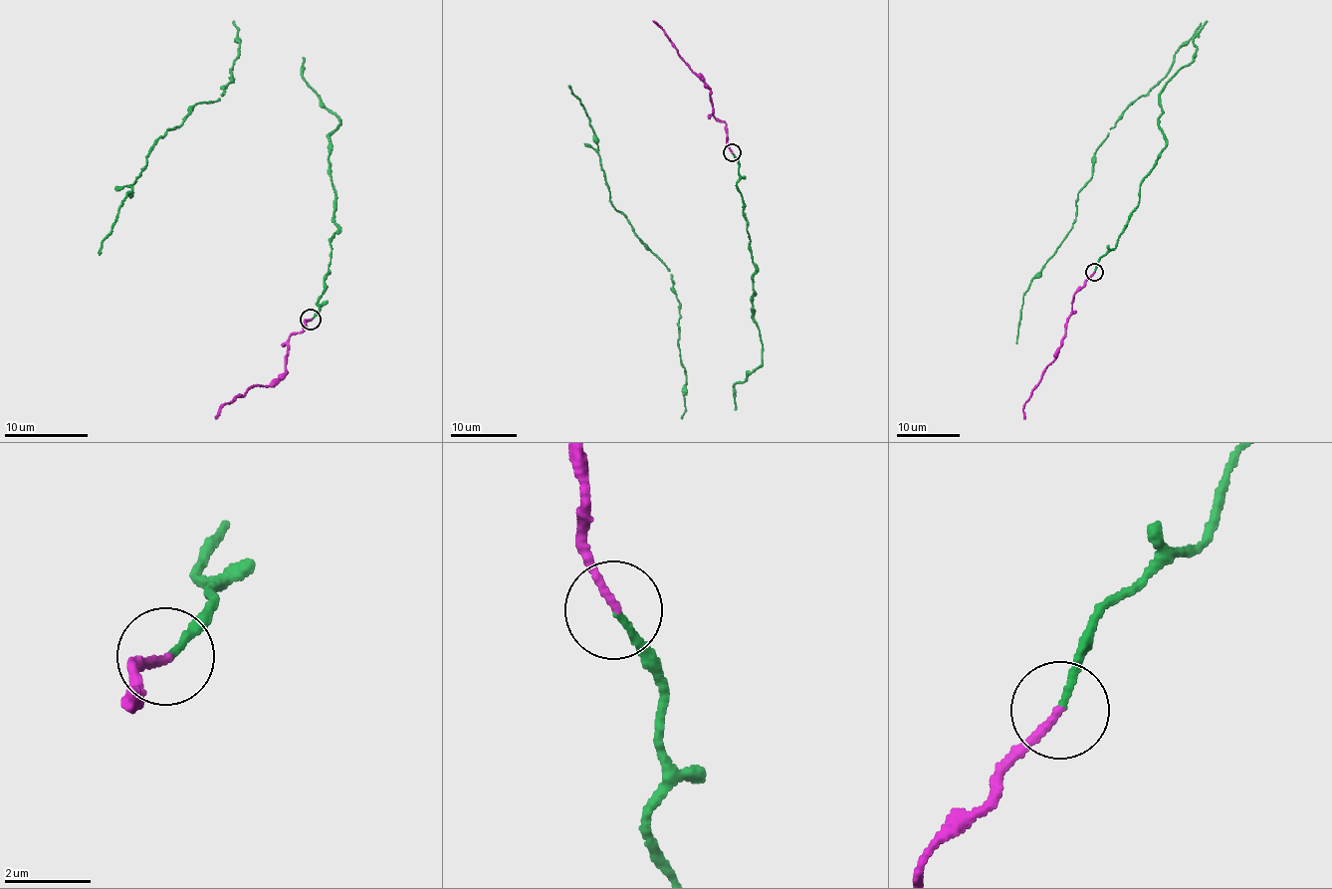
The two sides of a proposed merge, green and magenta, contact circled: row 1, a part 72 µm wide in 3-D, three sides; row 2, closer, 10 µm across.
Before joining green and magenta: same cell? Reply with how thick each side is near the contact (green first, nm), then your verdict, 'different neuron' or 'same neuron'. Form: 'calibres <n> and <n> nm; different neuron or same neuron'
calibres 150 and 190 nm; different neuron

